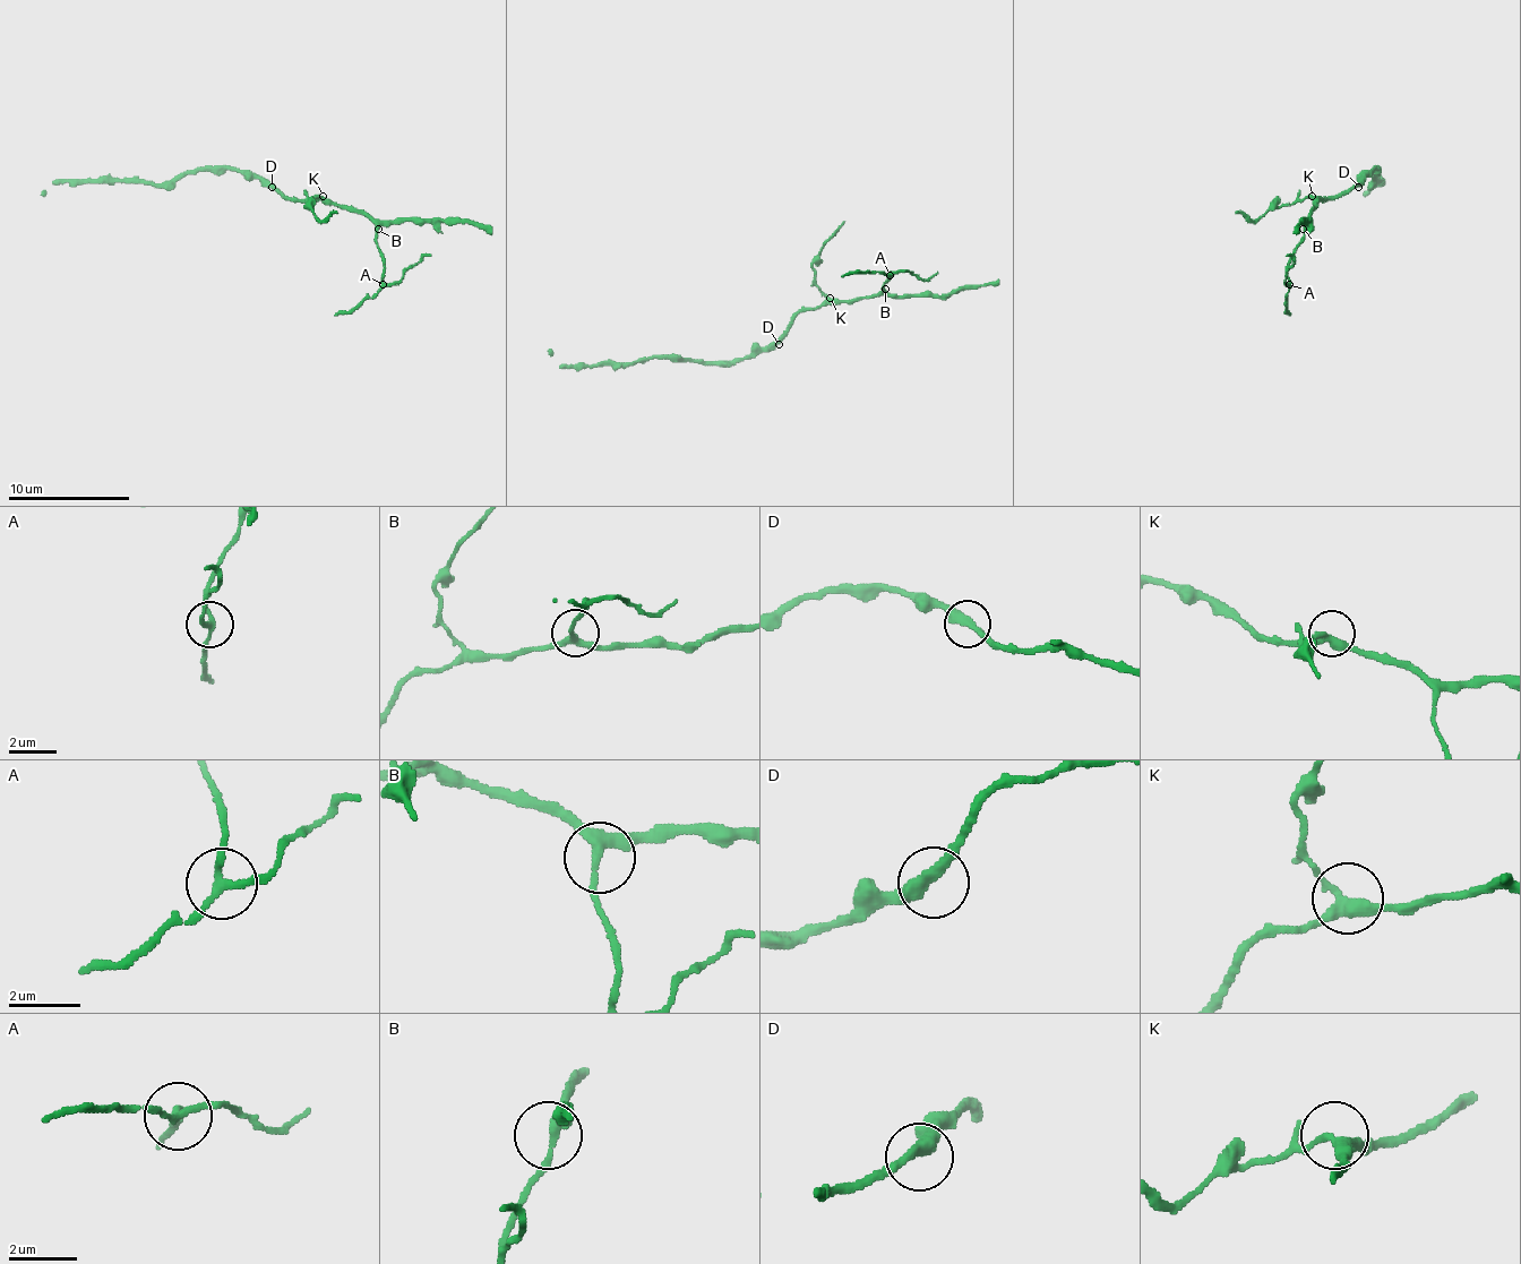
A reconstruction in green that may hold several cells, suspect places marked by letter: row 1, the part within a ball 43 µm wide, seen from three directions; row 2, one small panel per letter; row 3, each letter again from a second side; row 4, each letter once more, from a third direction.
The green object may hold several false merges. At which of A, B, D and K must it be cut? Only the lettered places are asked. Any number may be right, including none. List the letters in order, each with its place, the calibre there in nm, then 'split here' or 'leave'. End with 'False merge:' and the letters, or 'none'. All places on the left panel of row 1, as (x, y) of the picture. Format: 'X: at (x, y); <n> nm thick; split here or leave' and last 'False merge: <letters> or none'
A: at (383, 284); 170 nm thick; split here
B: at (378, 229); 260 nm thick; leave
D: at (272, 187); 360 nm thick; leave
K: at (323, 196); 320 nm thick; leave
False merge: A

